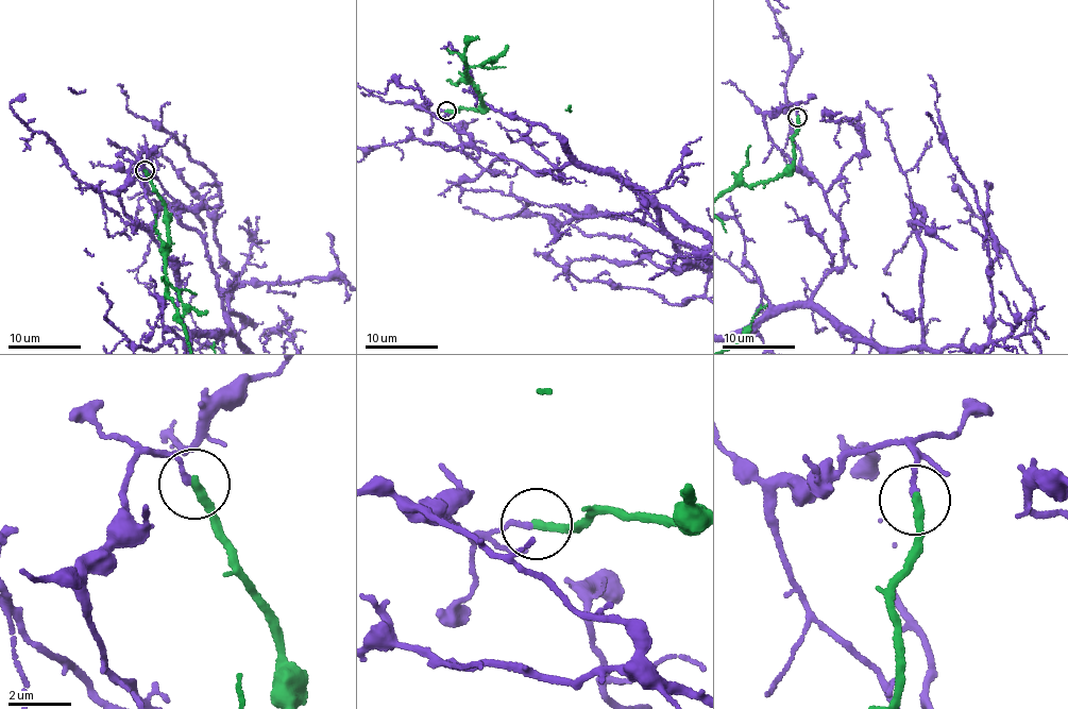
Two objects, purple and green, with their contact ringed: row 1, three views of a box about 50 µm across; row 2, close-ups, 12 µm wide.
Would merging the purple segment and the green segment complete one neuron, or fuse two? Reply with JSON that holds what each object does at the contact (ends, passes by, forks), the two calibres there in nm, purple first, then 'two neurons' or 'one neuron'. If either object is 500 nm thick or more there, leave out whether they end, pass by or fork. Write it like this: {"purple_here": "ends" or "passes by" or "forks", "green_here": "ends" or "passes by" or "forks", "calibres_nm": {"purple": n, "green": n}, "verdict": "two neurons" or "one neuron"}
{"purple_here": "ends", "green_here": "ends", "calibres_nm": {"purple": 160, "green": 280}, "verdict": "two neurons"}

